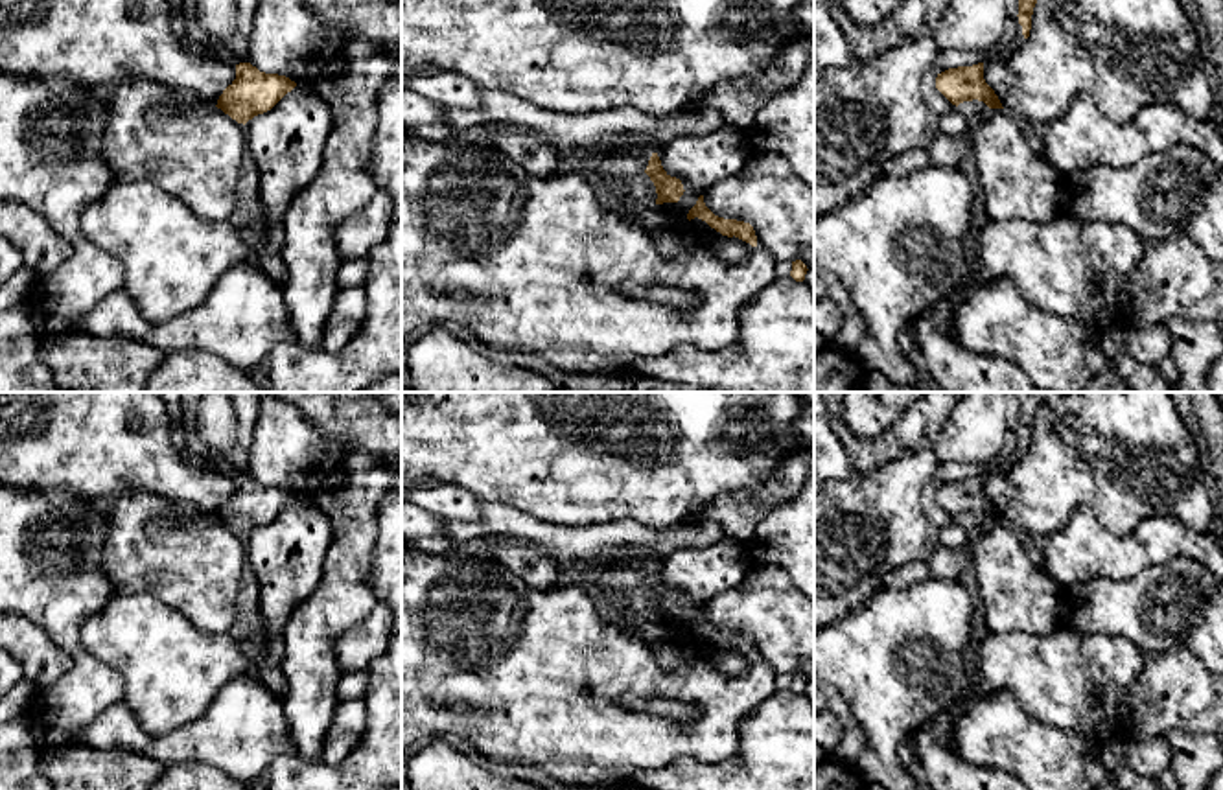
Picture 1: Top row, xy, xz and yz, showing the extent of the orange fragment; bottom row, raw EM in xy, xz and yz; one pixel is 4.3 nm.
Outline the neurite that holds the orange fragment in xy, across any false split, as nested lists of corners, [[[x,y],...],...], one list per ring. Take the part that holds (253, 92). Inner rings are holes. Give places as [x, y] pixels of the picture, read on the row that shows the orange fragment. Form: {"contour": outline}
{"contour": [[[239,63],[236,79],[223,90],[215,107],[245,125],[254,116],[271,110],[295,87],[297,83],[285,76],[265,74],[250,63]]]}

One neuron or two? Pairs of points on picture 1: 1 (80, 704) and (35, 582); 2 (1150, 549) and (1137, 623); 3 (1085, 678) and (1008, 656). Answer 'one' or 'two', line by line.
1: one
2: two
3: one

